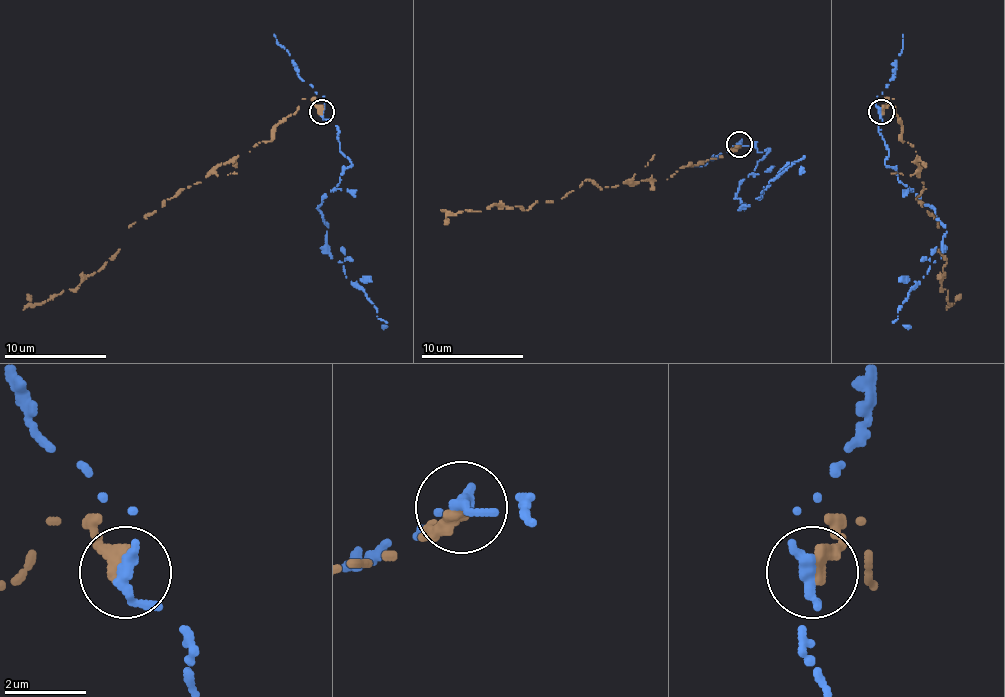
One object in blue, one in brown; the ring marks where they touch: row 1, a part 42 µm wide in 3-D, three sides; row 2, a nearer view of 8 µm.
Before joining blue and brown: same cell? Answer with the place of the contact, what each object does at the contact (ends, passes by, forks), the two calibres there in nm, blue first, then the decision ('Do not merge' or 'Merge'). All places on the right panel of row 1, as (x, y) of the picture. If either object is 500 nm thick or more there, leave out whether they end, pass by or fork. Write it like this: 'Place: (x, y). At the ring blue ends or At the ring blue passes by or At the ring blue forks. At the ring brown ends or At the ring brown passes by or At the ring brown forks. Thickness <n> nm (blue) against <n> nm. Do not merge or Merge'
Place: (881, 111). At the ring blue ends. At the ring brown ends. Thickness 400 nm (blue) against 420 nm. Do not merge

